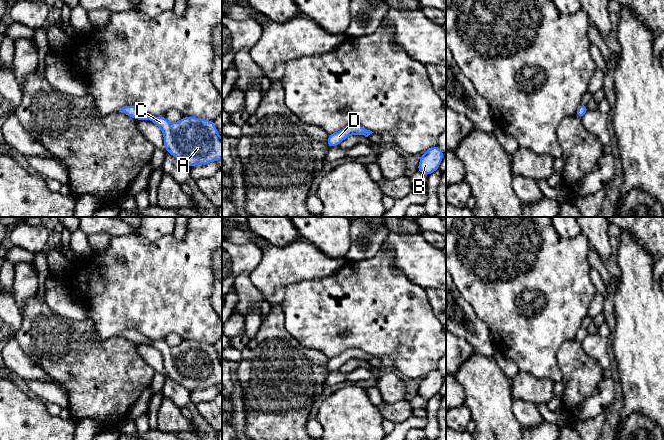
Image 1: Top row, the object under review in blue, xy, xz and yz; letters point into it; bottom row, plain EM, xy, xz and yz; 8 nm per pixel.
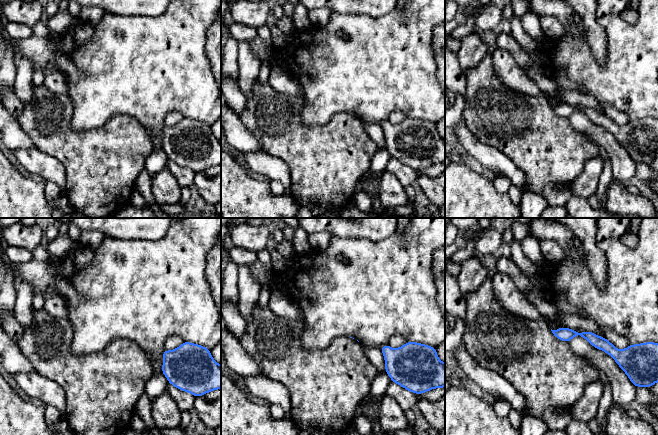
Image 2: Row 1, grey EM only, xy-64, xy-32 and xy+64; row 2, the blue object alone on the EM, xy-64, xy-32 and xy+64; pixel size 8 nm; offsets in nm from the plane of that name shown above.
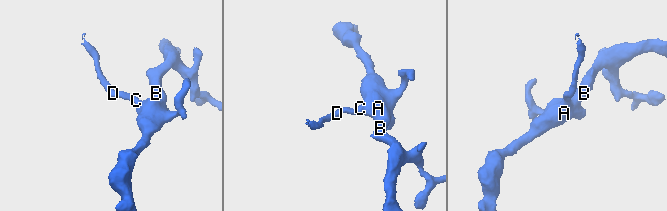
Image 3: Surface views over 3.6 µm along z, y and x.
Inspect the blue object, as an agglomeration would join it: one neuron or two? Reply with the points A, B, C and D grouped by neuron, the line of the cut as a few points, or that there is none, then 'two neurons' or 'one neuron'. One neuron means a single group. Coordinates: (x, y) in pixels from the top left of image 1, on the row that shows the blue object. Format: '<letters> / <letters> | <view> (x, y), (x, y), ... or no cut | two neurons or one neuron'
A B C D | no cut | one neuron

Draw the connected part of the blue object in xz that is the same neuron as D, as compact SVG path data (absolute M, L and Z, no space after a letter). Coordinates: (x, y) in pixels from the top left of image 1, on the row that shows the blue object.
M348 125L345 128L341 129L340 131L337 131L333 134L329 134L327 138L327 144L330 147L339 146L339 144L344 141L347 137L351 135L362 135L365 137L368 137L372 131L360 126L360 125Z

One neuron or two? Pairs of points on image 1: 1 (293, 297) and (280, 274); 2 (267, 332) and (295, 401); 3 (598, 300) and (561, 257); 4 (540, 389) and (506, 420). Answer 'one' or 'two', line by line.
1: two
2: one
3: two
4: two

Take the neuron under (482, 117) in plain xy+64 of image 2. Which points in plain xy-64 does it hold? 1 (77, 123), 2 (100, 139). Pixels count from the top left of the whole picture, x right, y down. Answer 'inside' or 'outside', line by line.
1: outside
2: inside

